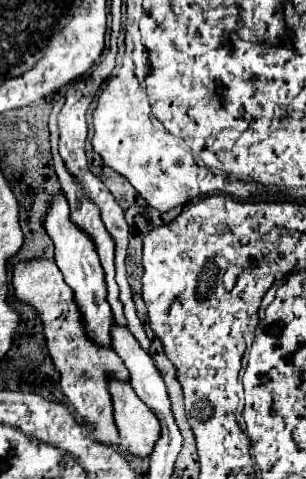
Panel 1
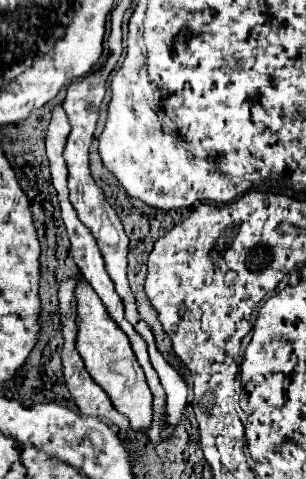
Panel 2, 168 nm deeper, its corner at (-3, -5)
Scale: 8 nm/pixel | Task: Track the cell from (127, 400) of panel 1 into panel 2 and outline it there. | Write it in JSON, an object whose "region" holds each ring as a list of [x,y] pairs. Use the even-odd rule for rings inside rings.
{"region":[[[79,276],[79,286],[75,290],[75,296],[77,296],[77,326],[79,326],[77,352],[85,360],[87,372],[109,394],[113,406],[129,418],[133,428],[141,428],[141,430],[149,428],[153,418],[151,390],[147,388],[143,370],[139,368],[139,362],[135,360],[135,354],[131,350],[127,336],[107,316],[107,310],[99,302],[99,296],[93,292],[93,288],[85,282],[83,276]]]}

